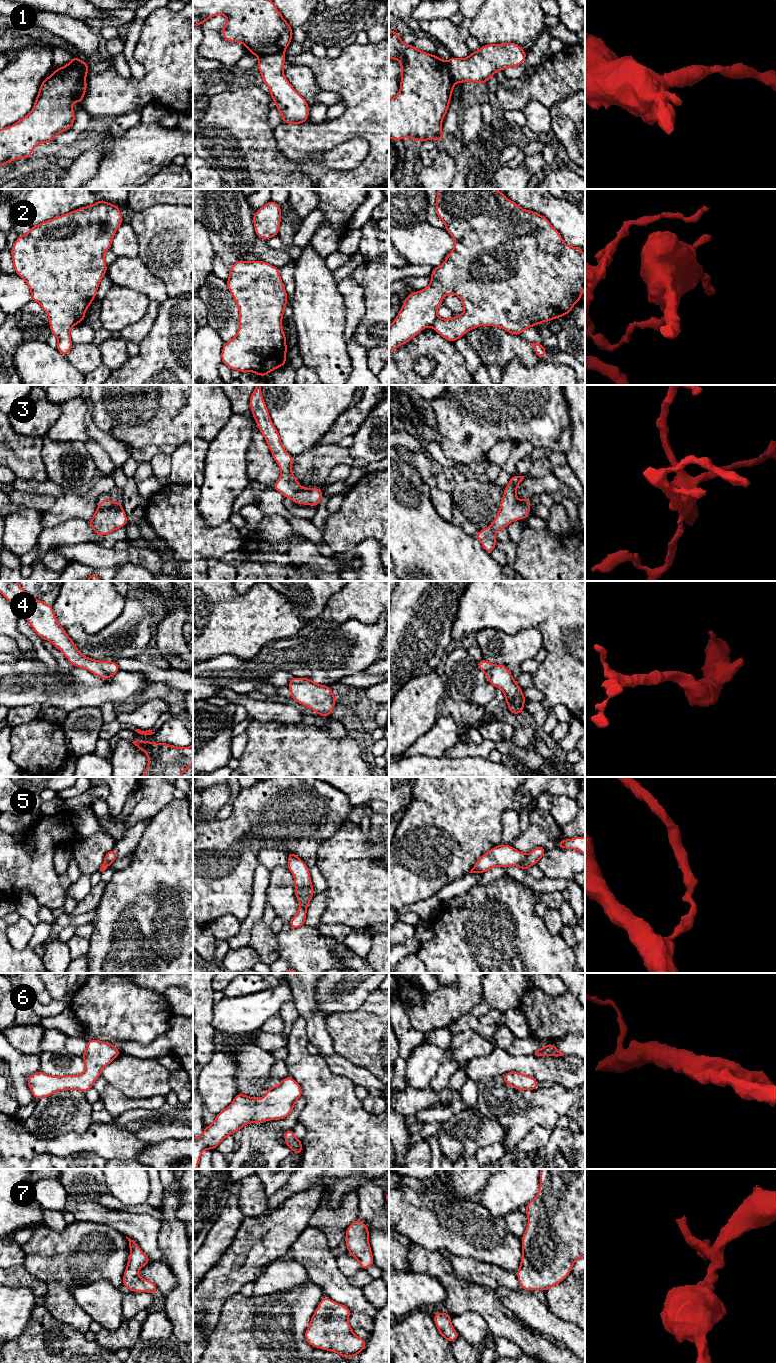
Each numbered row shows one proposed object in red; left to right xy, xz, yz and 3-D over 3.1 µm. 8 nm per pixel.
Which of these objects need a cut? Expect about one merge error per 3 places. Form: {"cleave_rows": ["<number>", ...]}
{"cleave_rows": ["1", "2", "5"]}

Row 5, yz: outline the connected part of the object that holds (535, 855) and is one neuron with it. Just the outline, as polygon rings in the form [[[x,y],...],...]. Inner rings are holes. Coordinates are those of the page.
[[[544,846],[535,847],[529,854],[527,854],[526,859],[519,866],[523,871],[526,871],[532,865],[538,863],[542,856],[546,853]]]

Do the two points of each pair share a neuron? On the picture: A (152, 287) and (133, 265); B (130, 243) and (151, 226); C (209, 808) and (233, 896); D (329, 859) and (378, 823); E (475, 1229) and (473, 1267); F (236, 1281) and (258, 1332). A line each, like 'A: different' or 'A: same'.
A: same
B: different
C: different
D: different
E: different
F: different

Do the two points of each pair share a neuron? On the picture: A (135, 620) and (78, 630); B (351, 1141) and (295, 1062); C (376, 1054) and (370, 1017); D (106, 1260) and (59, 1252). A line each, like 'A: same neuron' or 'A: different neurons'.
A: same neuron
B: same neuron
C: same neuron
D: same neuron

